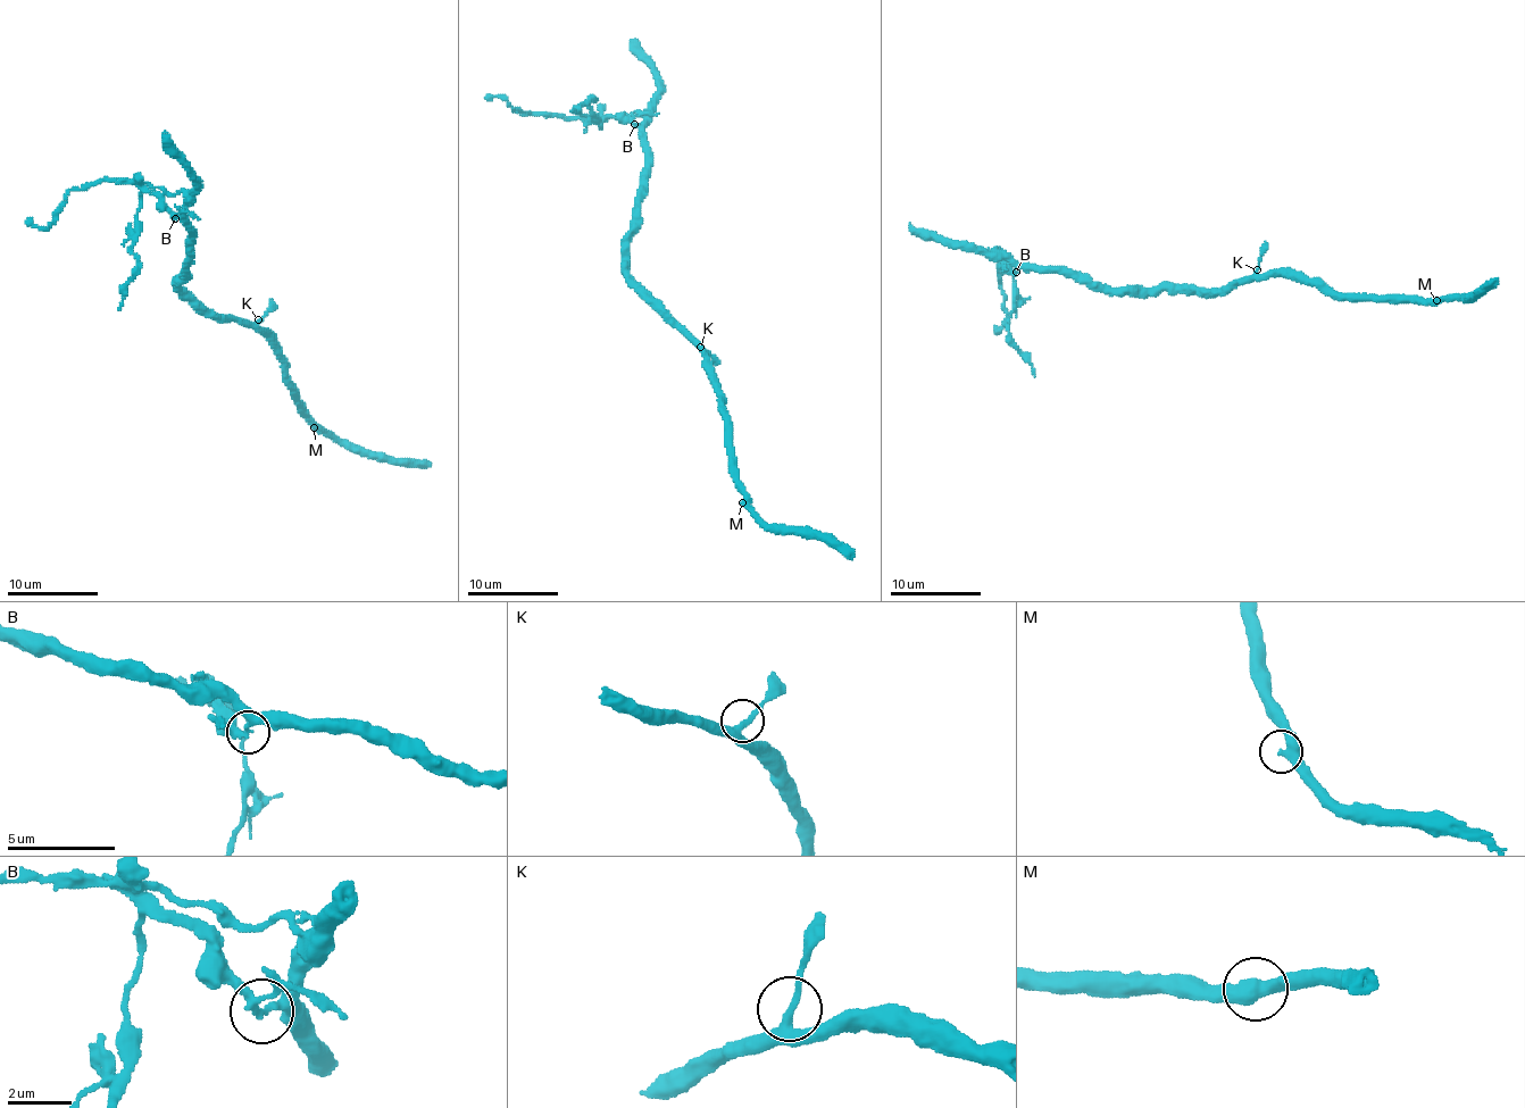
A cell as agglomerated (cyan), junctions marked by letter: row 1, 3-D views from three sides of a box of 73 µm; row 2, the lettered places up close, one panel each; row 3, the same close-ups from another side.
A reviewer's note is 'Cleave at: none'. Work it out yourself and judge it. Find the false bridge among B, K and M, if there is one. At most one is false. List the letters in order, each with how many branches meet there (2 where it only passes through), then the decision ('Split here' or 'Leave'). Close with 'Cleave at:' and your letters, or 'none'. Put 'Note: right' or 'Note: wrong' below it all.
B: Branches: 3. Split here
K: Branches: 3. Leave
M: Branches: 2. Leave
Cleave at: B
Note: wrong

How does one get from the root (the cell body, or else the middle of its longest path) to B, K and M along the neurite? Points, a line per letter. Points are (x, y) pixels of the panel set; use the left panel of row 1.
B: (208, 310), (178, 288), (176, 275), (183, 275), (190, 238), (185, 221), (176, 218)
K: (208, 310), (251, 324), (258, 319)
M: (208, 310), (264, 331), (314, 427)

